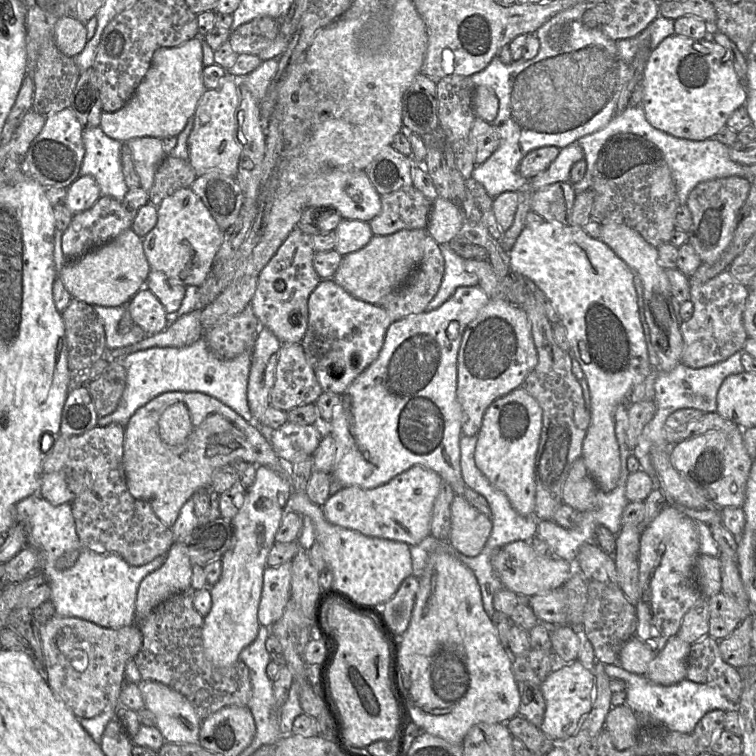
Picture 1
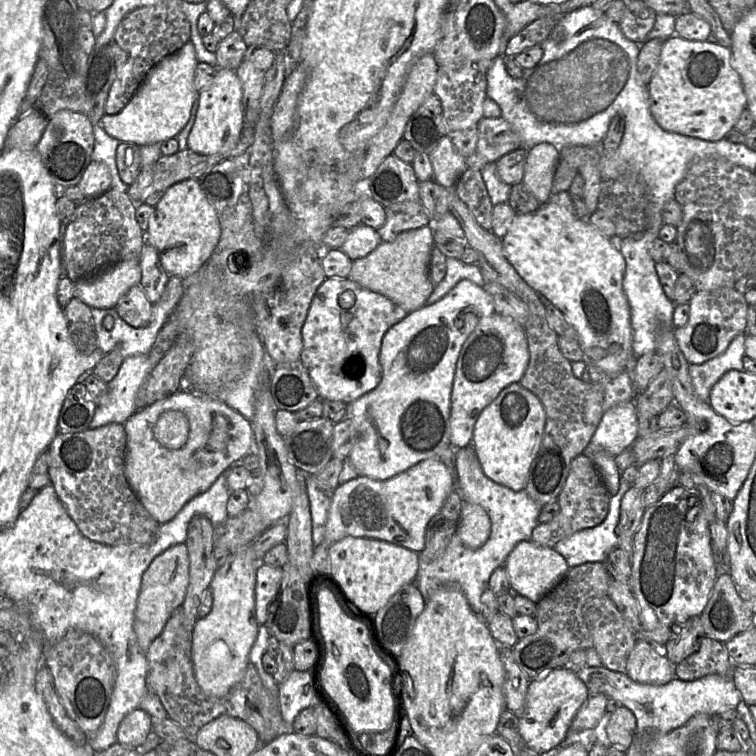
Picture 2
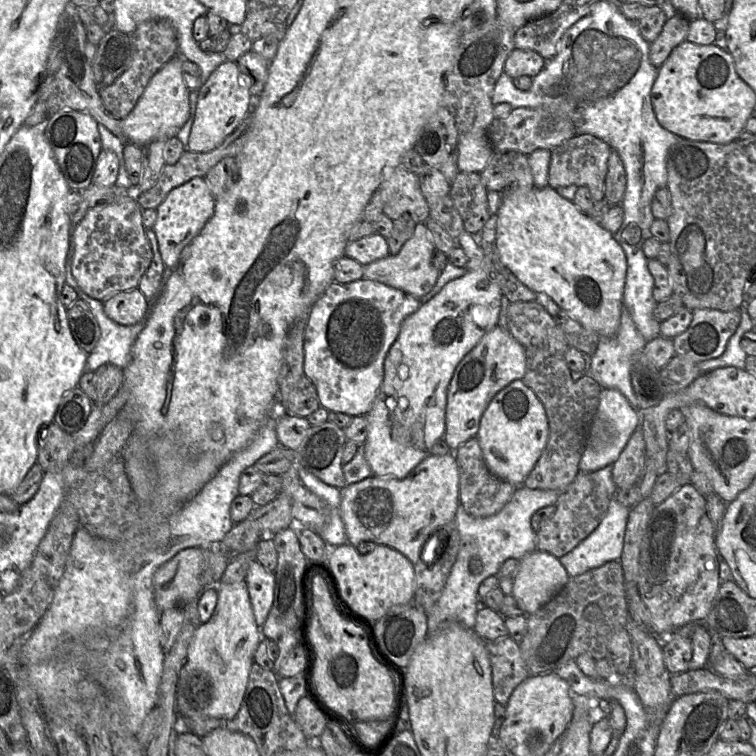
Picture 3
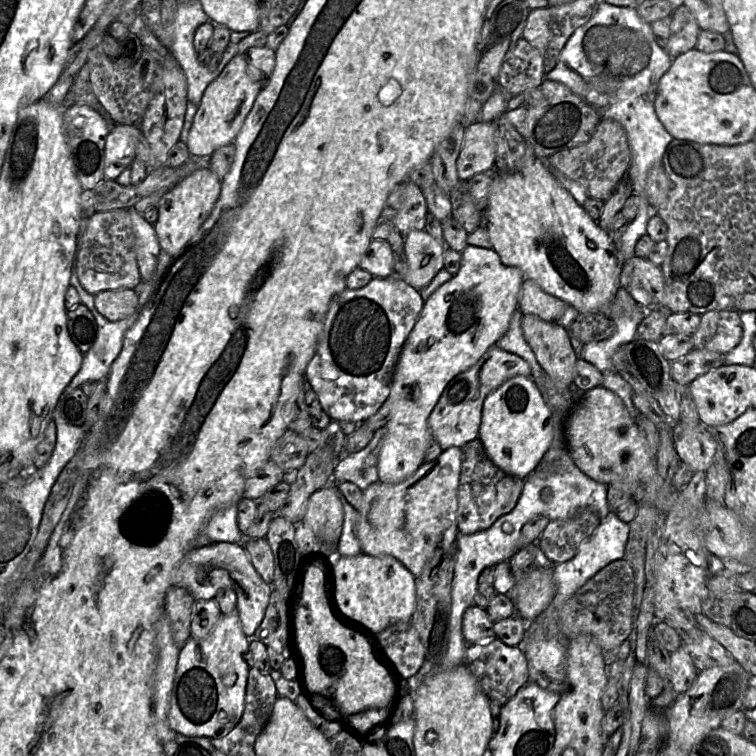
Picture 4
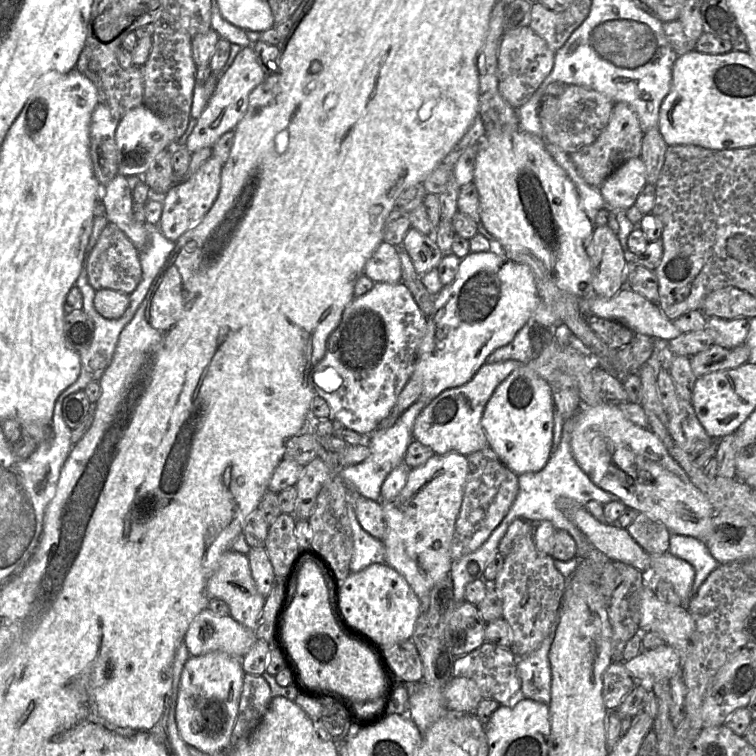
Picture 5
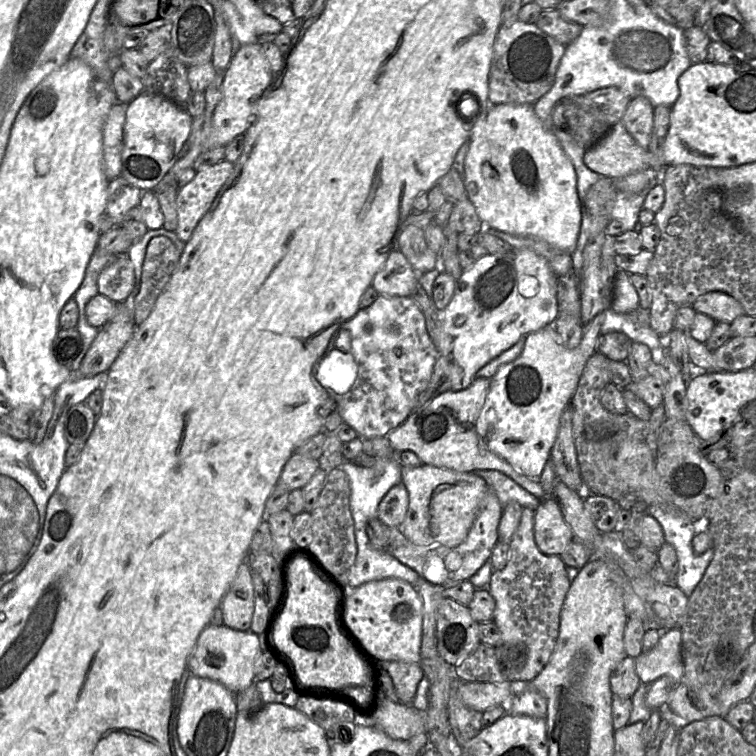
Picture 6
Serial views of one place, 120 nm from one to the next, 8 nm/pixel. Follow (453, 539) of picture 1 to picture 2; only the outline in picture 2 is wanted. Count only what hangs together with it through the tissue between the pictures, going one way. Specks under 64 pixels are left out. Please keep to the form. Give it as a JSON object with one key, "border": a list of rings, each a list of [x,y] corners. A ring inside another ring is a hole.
{"border":[[[461,501],[461,513],[456,534],[469,549],[481,548],[489,539],[491,521],[479,505]]]}

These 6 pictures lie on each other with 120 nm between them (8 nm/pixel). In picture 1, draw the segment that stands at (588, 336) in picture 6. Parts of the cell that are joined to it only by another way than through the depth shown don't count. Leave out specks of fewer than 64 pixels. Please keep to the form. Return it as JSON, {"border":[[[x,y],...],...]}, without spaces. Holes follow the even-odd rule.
{"border":[[[516,388],[486,409],[477,434],[475,463],[490,484],[503,492],[522,516],[535,512],[535,459],[542,429],[542,409],[537,400]]]}

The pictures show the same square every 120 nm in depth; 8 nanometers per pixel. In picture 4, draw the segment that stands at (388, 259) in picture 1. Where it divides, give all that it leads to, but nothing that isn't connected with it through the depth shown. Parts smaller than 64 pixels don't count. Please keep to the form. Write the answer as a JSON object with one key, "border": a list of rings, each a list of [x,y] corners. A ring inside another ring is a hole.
{"border":[[[425,229],[405,234],[407,272],[400,277],[416,290],[426,287],[443,267],[444,243],[436,241]]]}

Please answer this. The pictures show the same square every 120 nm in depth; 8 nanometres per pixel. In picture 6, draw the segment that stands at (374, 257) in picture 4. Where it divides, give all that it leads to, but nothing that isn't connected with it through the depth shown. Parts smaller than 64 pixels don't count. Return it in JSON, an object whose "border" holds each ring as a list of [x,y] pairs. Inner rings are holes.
{"border":[[[397,248],[389,254],[371,285],[379,295],[412,296],[418,288],[419,275]]]}

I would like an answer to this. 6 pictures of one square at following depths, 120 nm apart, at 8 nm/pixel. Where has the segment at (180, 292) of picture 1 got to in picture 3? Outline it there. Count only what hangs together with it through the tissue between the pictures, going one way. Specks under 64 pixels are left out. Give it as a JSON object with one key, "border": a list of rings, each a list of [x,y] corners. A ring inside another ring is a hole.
{"border":[[[146,228],[146,236],[152,249],[152,260],[150,266],[141,277],[138,288],[150,301],[156,299],[159,295],[168,268],[164,265],[158,240],[152,228]]]}

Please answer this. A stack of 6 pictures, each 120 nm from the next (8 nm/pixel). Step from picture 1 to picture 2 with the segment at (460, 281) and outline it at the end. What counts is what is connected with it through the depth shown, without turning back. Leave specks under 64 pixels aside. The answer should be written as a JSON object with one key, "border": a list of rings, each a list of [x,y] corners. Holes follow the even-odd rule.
{"border":[[[446,258],[446,275],[428,297],[425,305],[432,305],[443,298],[461,280],[470,280],[480,287],[487,283],[477,264],[465,264],[459,259]]]}

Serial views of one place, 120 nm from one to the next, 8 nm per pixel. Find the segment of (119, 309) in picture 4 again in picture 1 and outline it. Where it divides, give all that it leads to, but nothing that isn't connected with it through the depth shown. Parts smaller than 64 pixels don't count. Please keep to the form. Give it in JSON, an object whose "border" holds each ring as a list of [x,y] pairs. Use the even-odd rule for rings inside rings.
{"border":[[[146,287],[141,288],[127,304],[134,324],[141,327],[148,336],[166,329],[170,315],[158,298]]]}

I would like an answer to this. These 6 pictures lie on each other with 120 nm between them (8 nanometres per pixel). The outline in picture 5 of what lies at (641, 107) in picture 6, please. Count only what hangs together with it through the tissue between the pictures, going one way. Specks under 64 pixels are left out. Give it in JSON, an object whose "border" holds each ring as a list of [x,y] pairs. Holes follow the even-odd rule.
{"border":[[[626,103],[614,105],[606,128],[594,142],[573,153],[570,159],[577,172],[590,186],[600,188],[605,179],[625,161],[640,157],[644,132],[634,110]]]}

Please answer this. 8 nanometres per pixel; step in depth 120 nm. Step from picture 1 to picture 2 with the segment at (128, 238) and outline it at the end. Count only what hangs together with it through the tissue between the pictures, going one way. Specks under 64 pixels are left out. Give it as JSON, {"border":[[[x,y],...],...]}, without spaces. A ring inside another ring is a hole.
{"border":[[[129,259],[75,282],[74,297],[90,308],[115,308],[120,298],[140,281],[140,260]]]}

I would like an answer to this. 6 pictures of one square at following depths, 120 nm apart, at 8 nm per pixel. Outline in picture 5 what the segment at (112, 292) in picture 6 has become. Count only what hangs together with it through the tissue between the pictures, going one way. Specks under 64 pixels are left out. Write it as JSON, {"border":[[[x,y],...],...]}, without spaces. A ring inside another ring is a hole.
{"border":[[[108,222],[87,256],[86,270],[89,284],[96,291],[110,289],[130,295],[142,279],[139,254],[125,233],[115,224]]]}

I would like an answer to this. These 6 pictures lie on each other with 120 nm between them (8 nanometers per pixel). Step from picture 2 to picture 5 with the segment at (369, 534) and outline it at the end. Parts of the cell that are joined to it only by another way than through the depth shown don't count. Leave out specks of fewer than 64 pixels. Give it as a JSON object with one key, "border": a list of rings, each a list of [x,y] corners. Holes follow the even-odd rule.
{"border":[[[458,452],[435,454],[423,465],[409,469],[406,485],[397,497],[390,501],[380,501],[386,521],[386,534],[382,541],[385,549],[385,563],[406,579],[419,600],[427,595],[436,583],[450,574],[451,544],[462,505],[467,475],[466,456]]]}

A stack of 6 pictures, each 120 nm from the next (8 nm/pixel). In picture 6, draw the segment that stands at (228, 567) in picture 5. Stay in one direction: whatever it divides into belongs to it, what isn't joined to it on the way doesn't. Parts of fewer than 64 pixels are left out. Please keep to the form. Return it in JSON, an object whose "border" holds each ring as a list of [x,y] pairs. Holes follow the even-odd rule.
{"border":[[[243,562],[236,576],[223,596],[220,608],[224,625],[239,631],[249,631],[255,610],[252,573],[247,562]]]}

